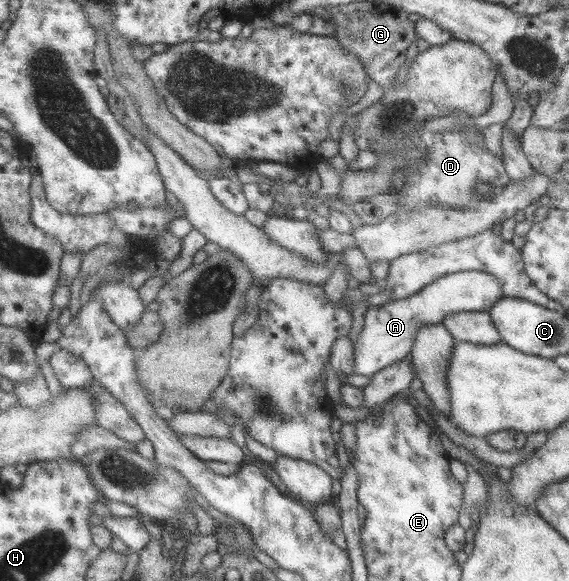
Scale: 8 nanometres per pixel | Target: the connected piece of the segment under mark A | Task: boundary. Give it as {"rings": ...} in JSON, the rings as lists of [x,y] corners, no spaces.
{"rings":[[[473,270],[439,277],[439,280],[433,281],[433,284],[427,285],[415,295],[371,307],[366,315],[365,329],[355,343],[354,373],[372,378],[385,367],[403,361],[412,353],[415,338],[423,326],[444,323],[447,316],[463,311],[487,312],[502,296],[502,286],[493,275]]]}

